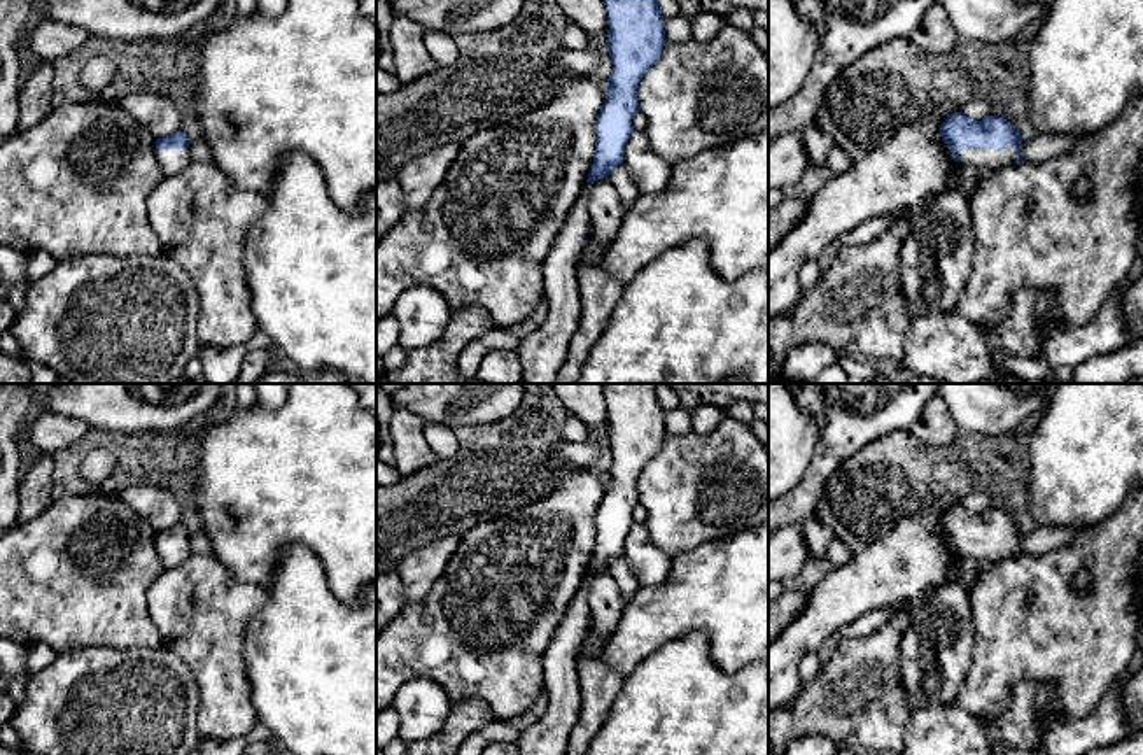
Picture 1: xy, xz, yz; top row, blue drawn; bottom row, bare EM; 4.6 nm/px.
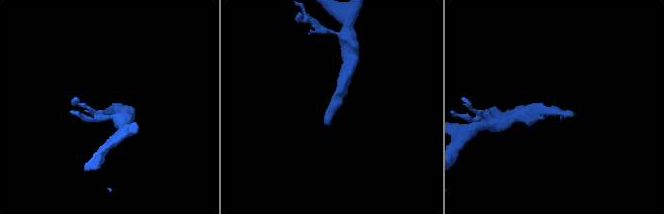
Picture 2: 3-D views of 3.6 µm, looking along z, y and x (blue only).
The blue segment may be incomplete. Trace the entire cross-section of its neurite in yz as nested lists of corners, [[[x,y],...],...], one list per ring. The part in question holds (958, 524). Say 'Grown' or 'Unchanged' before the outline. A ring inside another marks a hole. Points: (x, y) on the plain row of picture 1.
Grown. [[[952,505],[940,519],[940,529],[949,547],[961,557],[987,559],[992,564],[1024,555],[1022,529],[1015,519],[999,508],[982,513]]]

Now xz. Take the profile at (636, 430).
Unchanged. [[[600,384],[607,406],[613,464],[595,513],[595,550],[586,576],[609,569],[623,555],[632,512],[641,505],[637,480],[667,434],[658,384]]]

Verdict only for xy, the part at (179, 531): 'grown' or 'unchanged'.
grown

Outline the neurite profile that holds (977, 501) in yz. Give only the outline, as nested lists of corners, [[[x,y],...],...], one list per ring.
[[[971,492],[964,497],[961,497],[959,505],[975,513],[982,513],[989,508],[994,508],[992,497],[987,492]]]

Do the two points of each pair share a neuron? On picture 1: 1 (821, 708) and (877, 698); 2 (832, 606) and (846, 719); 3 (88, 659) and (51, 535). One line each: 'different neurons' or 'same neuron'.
1: same neuron
2: different neurons
3: different neurons

